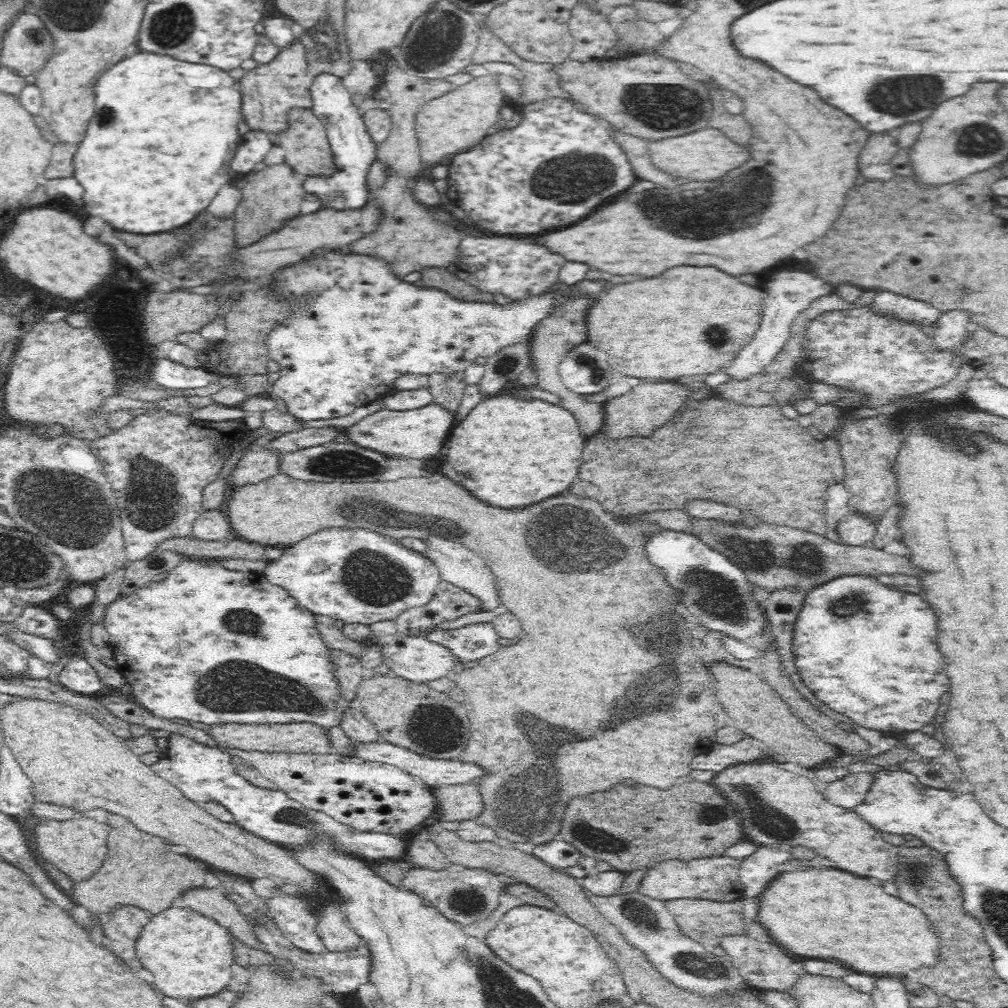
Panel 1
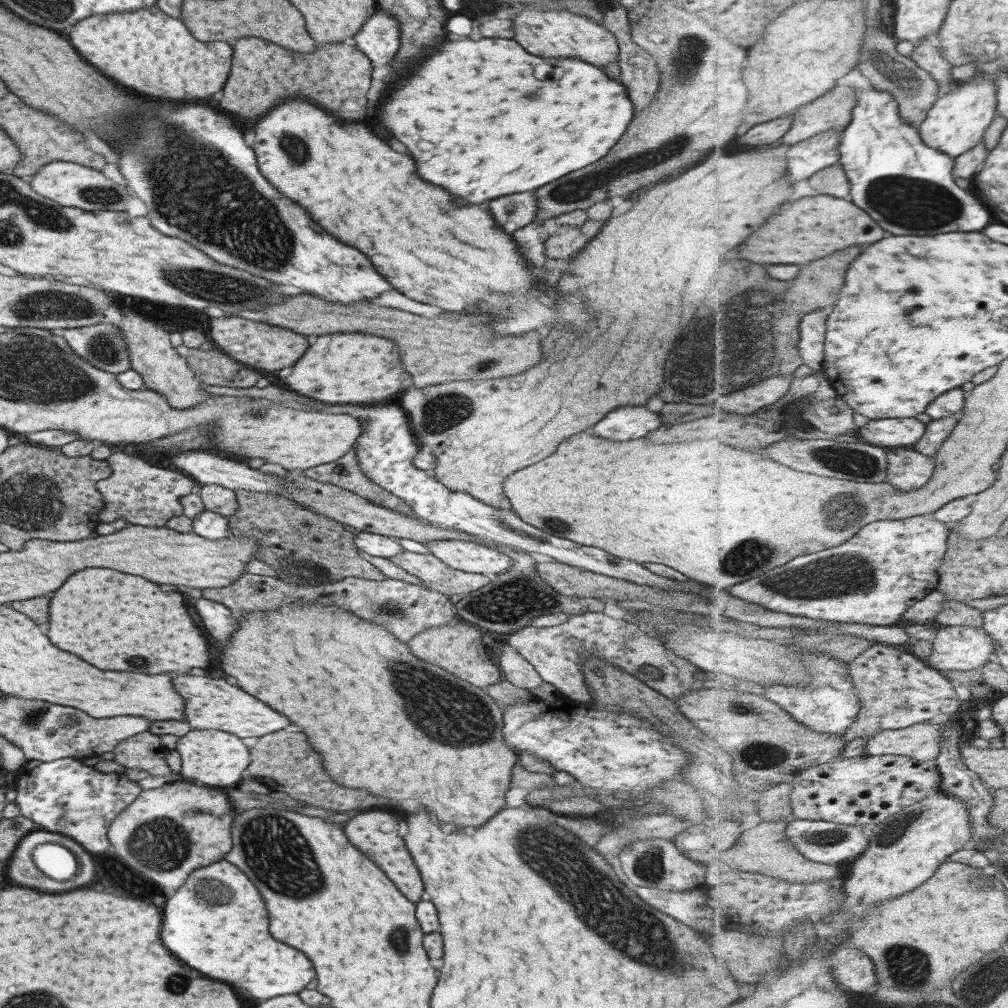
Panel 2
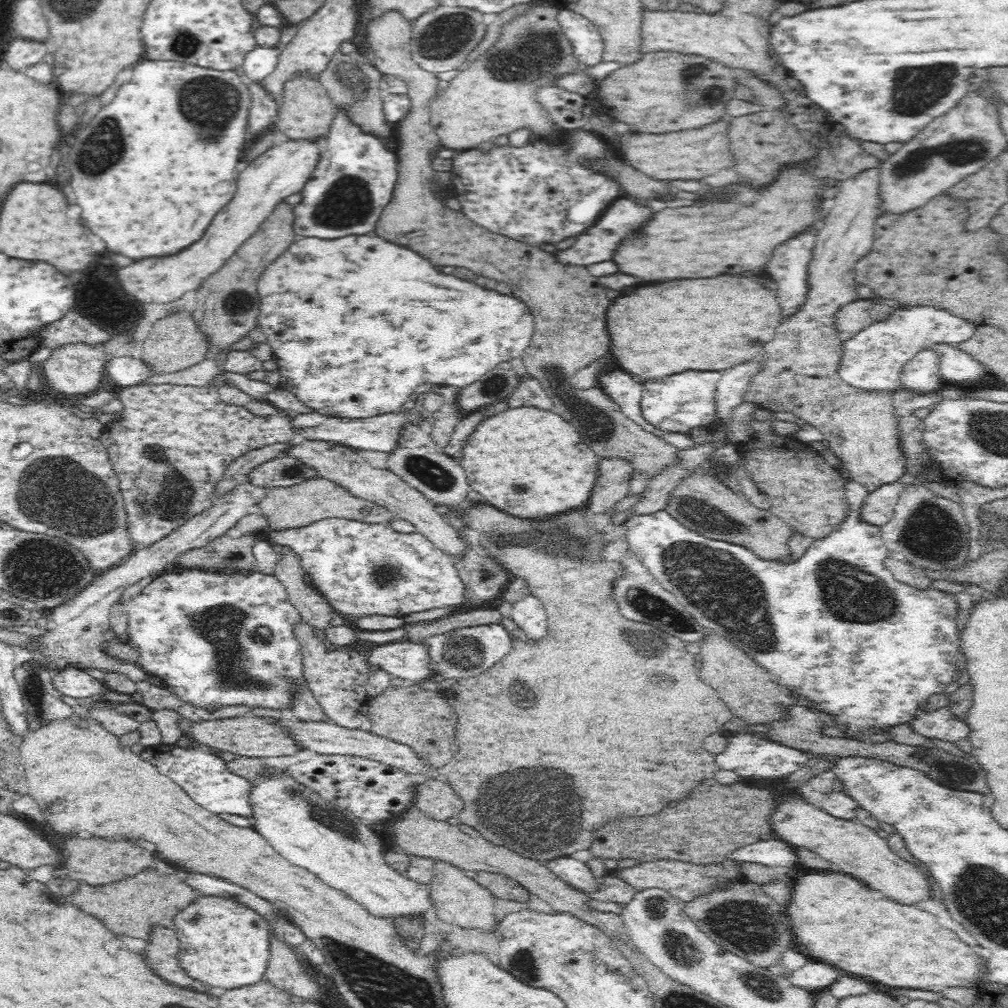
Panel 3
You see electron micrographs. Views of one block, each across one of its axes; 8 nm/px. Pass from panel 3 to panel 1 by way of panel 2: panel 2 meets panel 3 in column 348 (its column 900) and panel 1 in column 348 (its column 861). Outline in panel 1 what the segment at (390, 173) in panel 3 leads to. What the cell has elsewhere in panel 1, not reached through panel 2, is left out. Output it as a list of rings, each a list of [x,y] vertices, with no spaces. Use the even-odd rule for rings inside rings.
[[[320,72],[314,76],[310,85],[310,96],[313,100],[313,113],[322,121],[330,143],[334,164],[337,171],[329,177],[312,177],[312,170],[305,175],[304,188],[316,194],[324,208],[336,210],[356,209],[366,205],[370,197],[366,189],[366,172],[376,160],[377,144],[366,133],[364,119],[359,109],[352,103],[351,94],[344,89],[344,79],[339,76]]]

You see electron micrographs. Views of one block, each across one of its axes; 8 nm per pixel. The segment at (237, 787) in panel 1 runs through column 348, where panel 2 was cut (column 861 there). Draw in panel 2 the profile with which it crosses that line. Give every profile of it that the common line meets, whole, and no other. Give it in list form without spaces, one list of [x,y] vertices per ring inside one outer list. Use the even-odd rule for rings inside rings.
[[[791,820],[786,836],[794,843],[805,858],[823,864],[838,865],[841,862],[857,860],[867,849],[871,842],[863,834],[861,826],[850,826],[826,822],[826,820]]]

